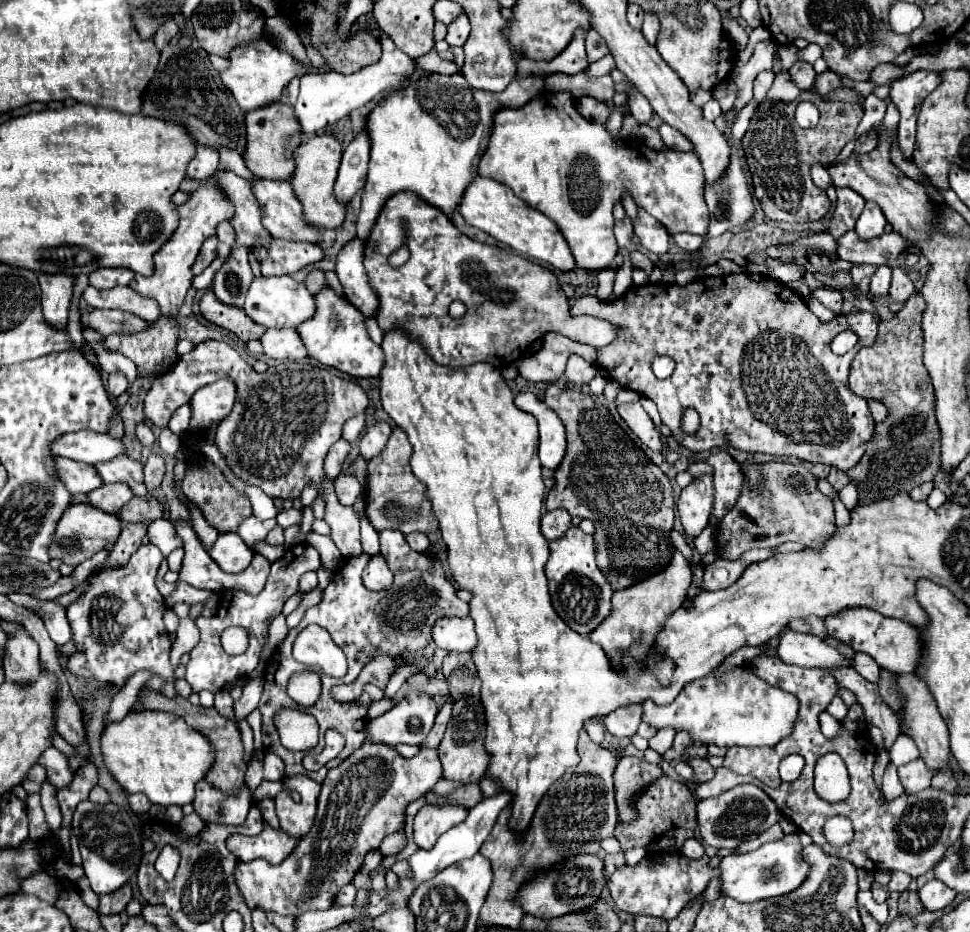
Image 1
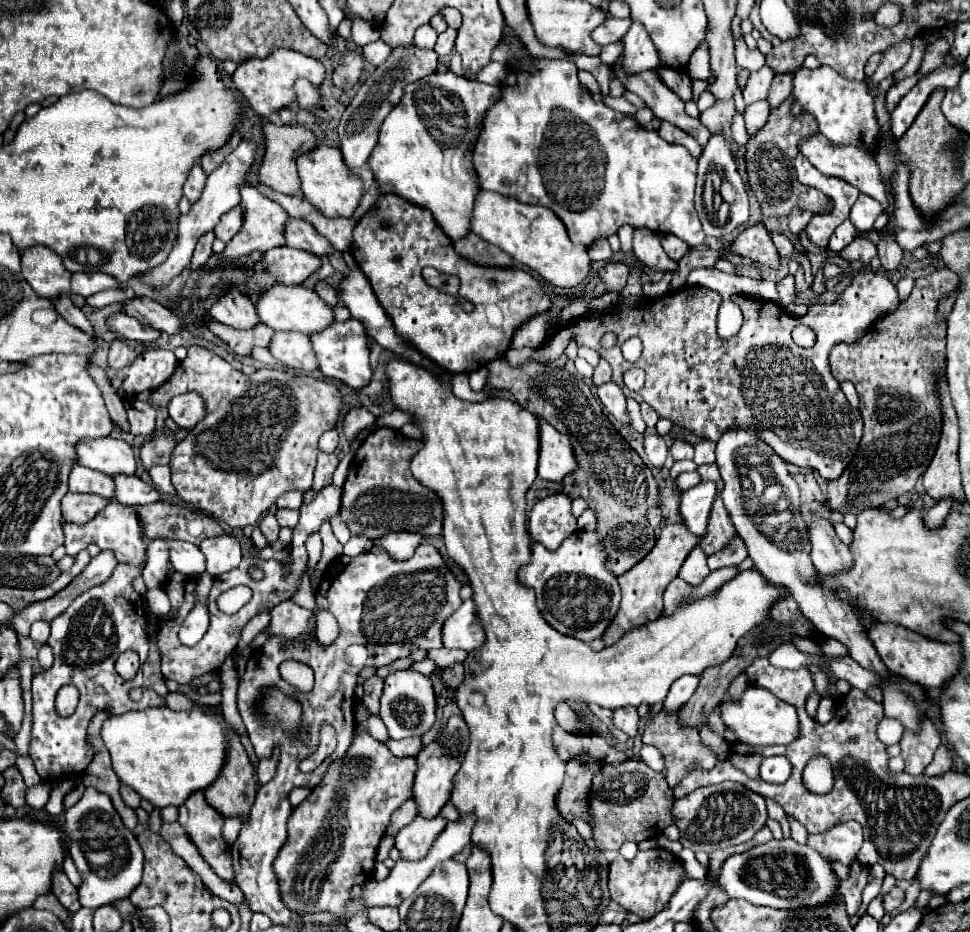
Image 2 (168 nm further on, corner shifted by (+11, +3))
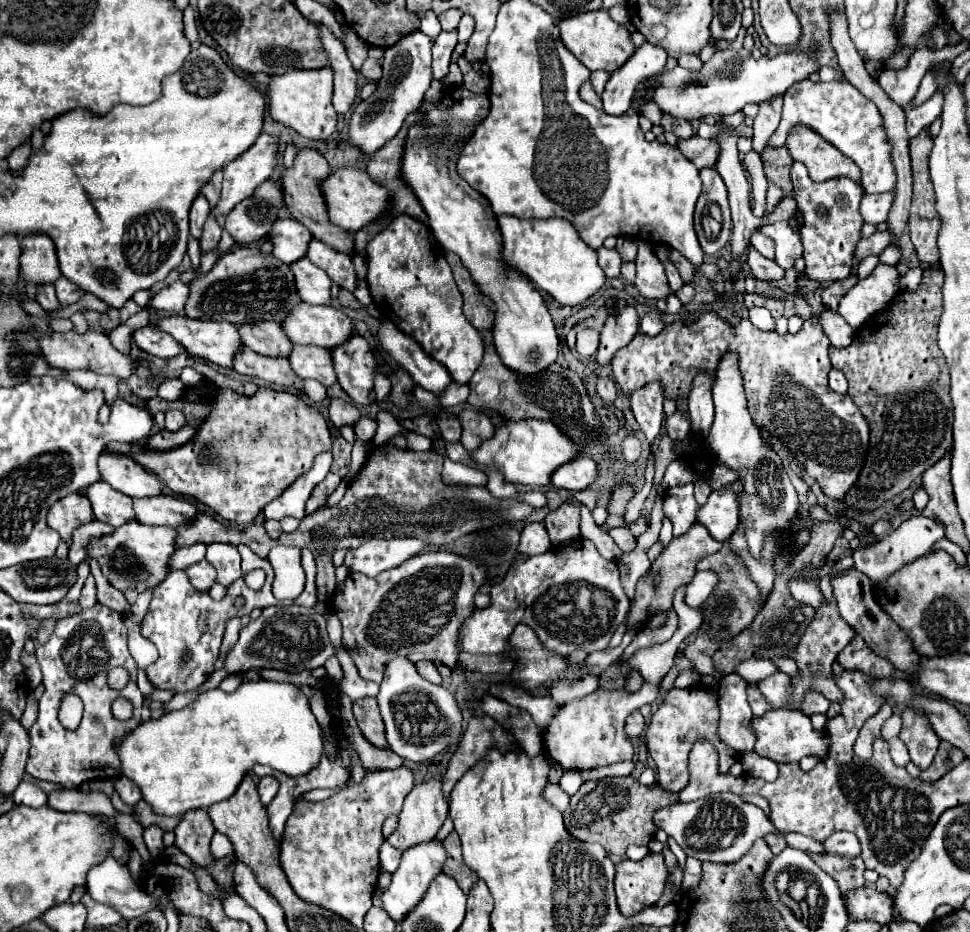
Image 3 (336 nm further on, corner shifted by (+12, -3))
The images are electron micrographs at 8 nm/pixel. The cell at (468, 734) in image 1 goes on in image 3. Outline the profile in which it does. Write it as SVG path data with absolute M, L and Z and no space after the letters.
M443 776L439 778L431 778L423 784L417 784L405 798L403 802L403 810L399 814L399 826L397 830L387 838L395 848L399 848L401 852L407 850L407 848L413 848L421 842L429 842L435 838L435 834L439 832L439 828L443 826L445 818L447 818L447 802L443 798L443 792L441 792L441 780Z

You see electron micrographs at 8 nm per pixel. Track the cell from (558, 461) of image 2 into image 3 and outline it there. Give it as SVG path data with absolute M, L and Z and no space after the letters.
M583 456L581 460L573 460L573 464L559 468L553 474L551 484L555 488L565 490L585 490L597 480L597 476L599 476L599 464L593 458Z

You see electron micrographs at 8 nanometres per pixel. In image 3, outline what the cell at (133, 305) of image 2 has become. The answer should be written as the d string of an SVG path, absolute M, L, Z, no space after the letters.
M169 316L169 318L159 318L157 326L163 332L169 332L173 338L177 338L191 356L217 364L221 368L233 368L233 360L243 346L243 340L241 340L237 328L233 324L225 324L225 322L209 322L209 320L203 322L203 320L189 320L185 316Z

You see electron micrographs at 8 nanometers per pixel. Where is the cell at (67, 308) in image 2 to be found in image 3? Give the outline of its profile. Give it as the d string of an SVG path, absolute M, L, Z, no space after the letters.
M53 284L37 286L37 302L39 302L45 310L55 310L55 308L59 308L59 302L57 302Z

